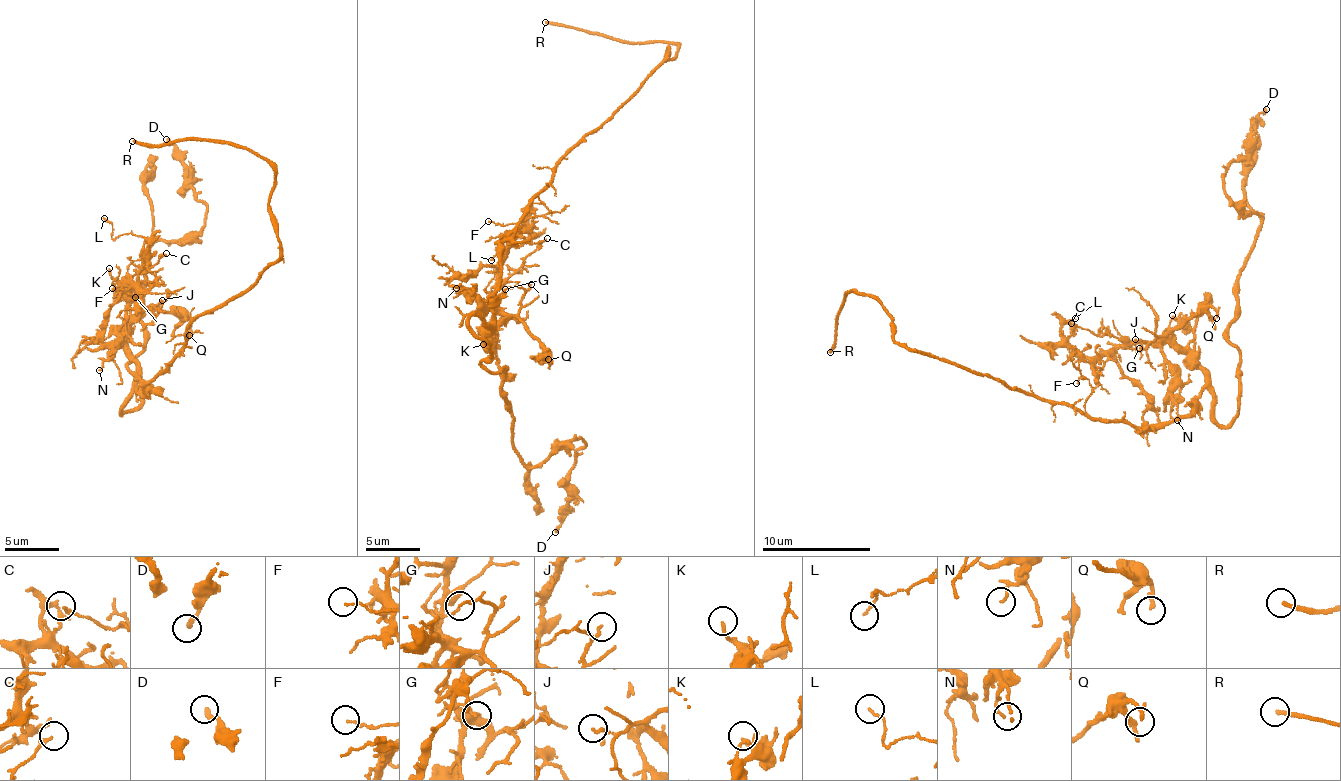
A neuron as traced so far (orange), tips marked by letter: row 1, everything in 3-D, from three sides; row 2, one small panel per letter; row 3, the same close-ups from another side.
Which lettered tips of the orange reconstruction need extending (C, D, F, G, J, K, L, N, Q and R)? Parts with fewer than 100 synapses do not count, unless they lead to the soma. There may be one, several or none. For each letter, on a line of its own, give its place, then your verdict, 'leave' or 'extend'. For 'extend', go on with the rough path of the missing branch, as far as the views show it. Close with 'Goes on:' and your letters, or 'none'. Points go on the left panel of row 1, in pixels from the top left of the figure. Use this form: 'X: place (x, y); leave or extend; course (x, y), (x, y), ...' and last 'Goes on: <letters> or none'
C: place (166, 253); leave
D: place (166, 139); leave
F: place (112, 288); leave
G: place (135, 297); leave
J: place (162, 300); leave
K: place (109, 268); leave
L: place (104, 218); leave
N: place (99, 370); leave
Q: place (189, 335); leave
R: place (132, 141); extend
Goes on: R

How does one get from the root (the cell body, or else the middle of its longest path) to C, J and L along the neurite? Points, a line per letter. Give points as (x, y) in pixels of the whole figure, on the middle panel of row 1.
C: (500, 280), (494, 296), (493, 333), (488, 333), (485, 315), (495, 306), (493, 292), (547, 238)
J: (500, 280), (494, 296), (493, 333), (486, 333), (516, 314), (518, 302), (531, 284)
L: (500, 280), (488, 333), (498, 267), (511, 237), (530, 226), (520, 243), (496, 246), (491, 260)

